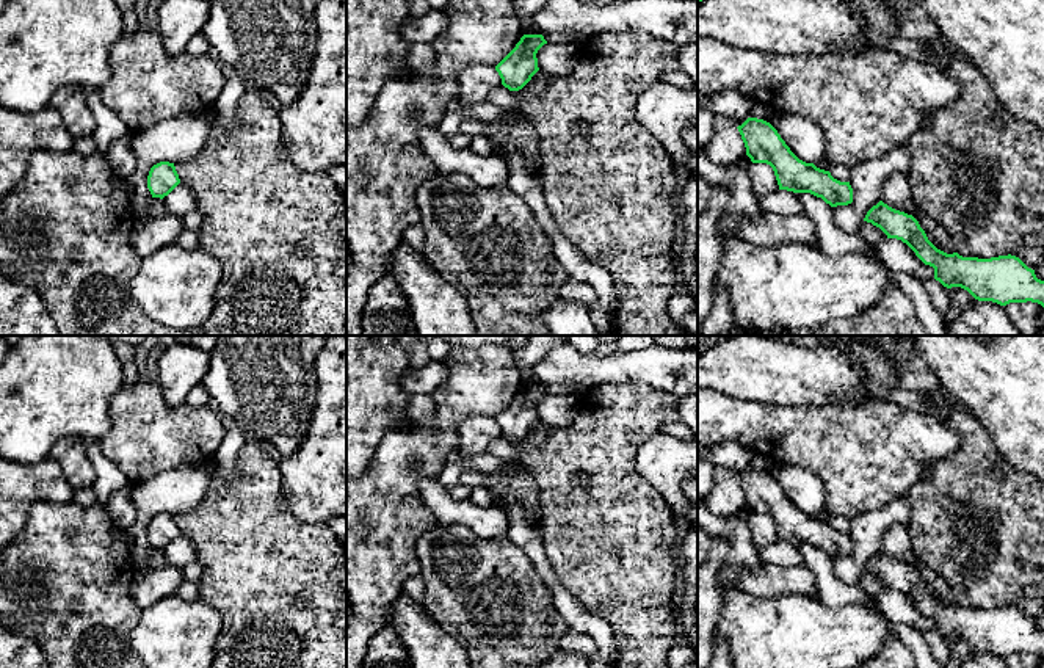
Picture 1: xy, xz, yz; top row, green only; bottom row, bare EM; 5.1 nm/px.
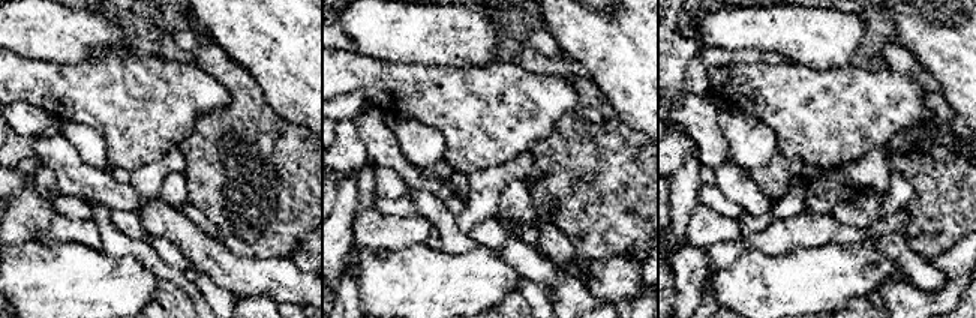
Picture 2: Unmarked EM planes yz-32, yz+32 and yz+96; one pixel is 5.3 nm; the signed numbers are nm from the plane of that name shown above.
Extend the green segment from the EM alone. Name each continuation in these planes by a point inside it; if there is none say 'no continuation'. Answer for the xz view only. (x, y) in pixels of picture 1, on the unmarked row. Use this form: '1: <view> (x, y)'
no continuation

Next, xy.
no continuation

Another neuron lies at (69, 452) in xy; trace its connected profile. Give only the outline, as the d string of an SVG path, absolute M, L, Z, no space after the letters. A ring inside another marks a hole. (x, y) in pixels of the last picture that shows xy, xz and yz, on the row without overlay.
M66 436L52 447L49 455L61 466L64 478L75 491L92 488L96 481L86 445L82 437Z

